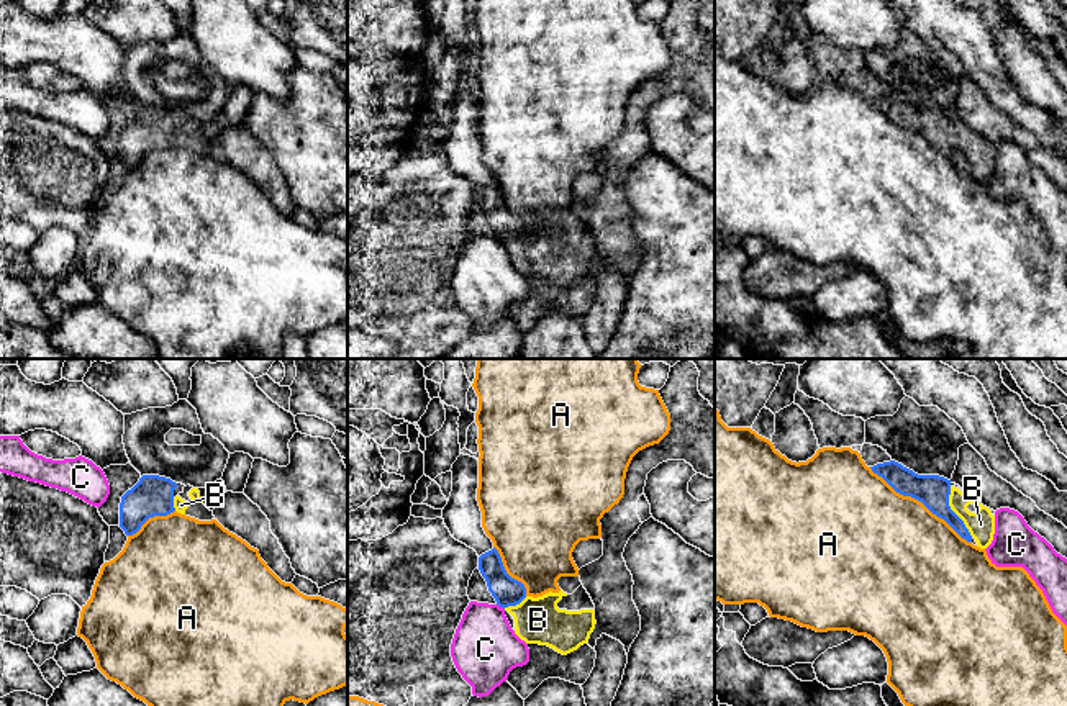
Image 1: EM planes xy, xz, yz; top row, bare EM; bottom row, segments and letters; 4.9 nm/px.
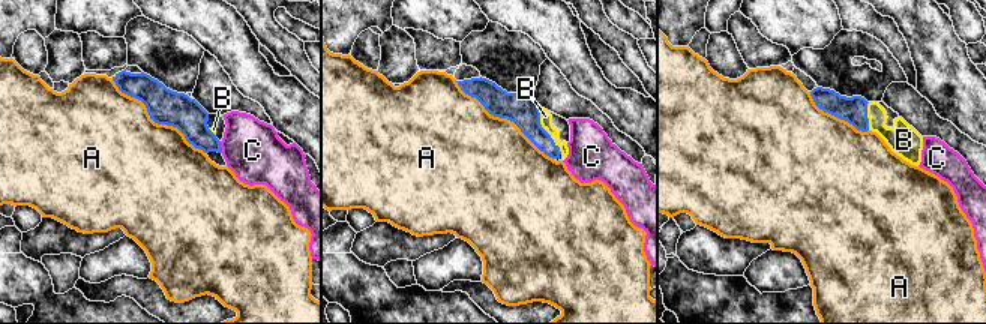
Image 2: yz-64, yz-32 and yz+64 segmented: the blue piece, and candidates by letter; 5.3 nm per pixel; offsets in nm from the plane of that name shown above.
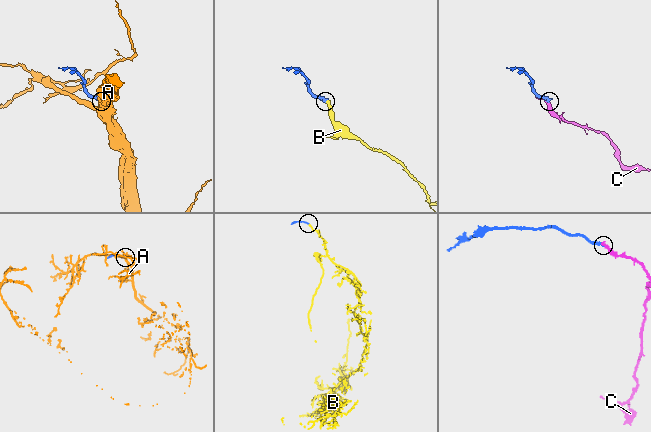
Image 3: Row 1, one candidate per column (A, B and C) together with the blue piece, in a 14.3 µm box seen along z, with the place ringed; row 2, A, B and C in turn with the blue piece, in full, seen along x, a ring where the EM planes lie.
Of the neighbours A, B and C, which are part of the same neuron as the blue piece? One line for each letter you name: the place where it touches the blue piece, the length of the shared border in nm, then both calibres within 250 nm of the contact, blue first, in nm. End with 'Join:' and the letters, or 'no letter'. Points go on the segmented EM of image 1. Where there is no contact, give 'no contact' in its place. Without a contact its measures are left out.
B: contact yz (953, 511); length 280 nm; calibres 160 and 140 nm
Join: B

